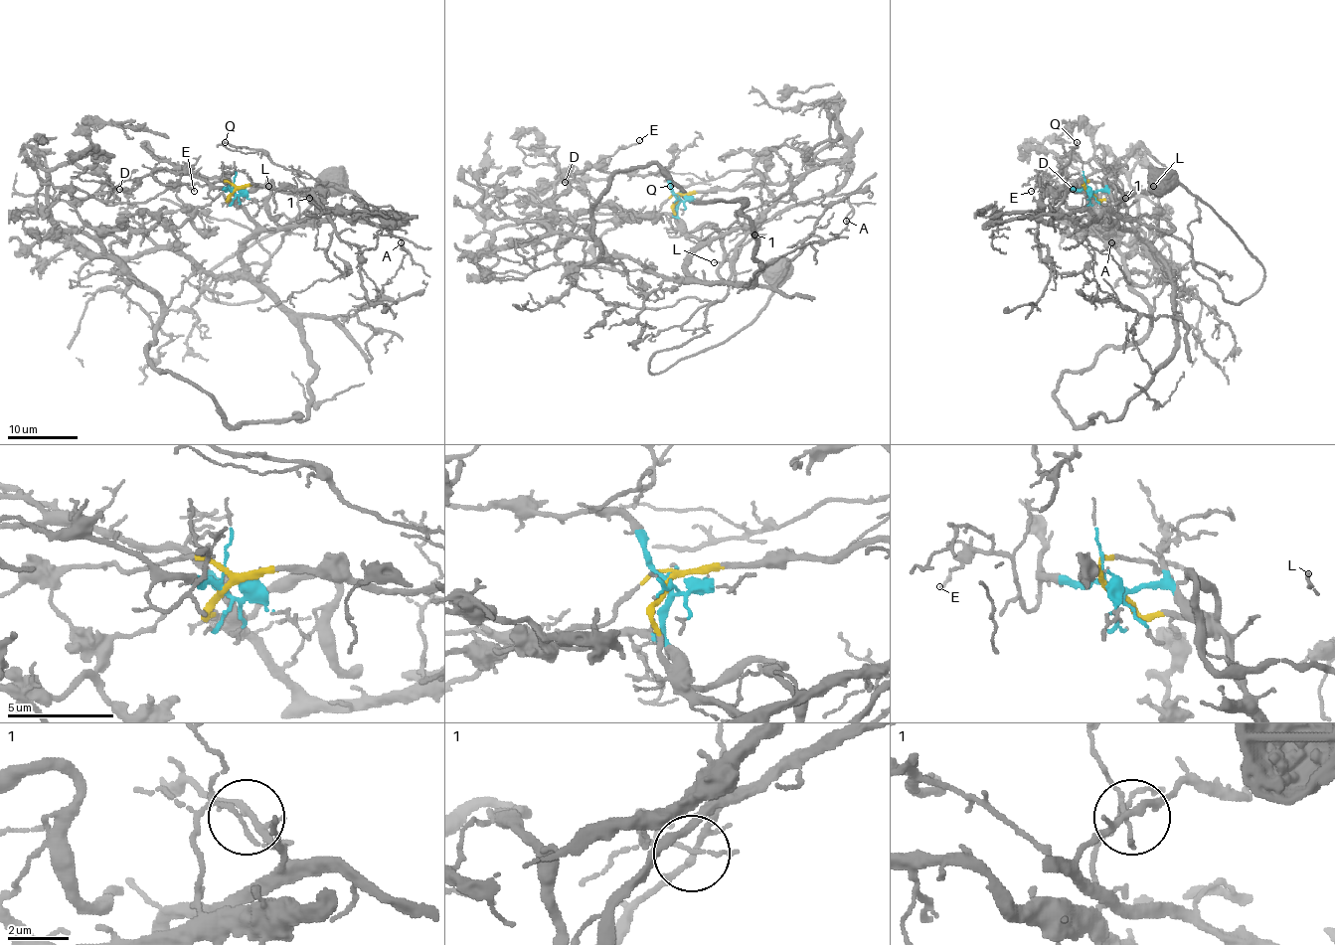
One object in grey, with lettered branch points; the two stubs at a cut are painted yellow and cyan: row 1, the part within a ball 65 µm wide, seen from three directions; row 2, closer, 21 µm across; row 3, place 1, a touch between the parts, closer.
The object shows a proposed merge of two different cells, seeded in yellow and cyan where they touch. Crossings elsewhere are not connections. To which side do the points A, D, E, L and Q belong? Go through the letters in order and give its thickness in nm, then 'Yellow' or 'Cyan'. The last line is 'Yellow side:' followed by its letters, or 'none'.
A: Thickness 120 nm. Yellow
D: Thickness 80 nm. Cyan
E: Thickness 100 nm. Cyan
L: Thickness 90 nm. Yellow
Q: Thickness 140 nm. Yellow
Yellow side: A, L, Q

